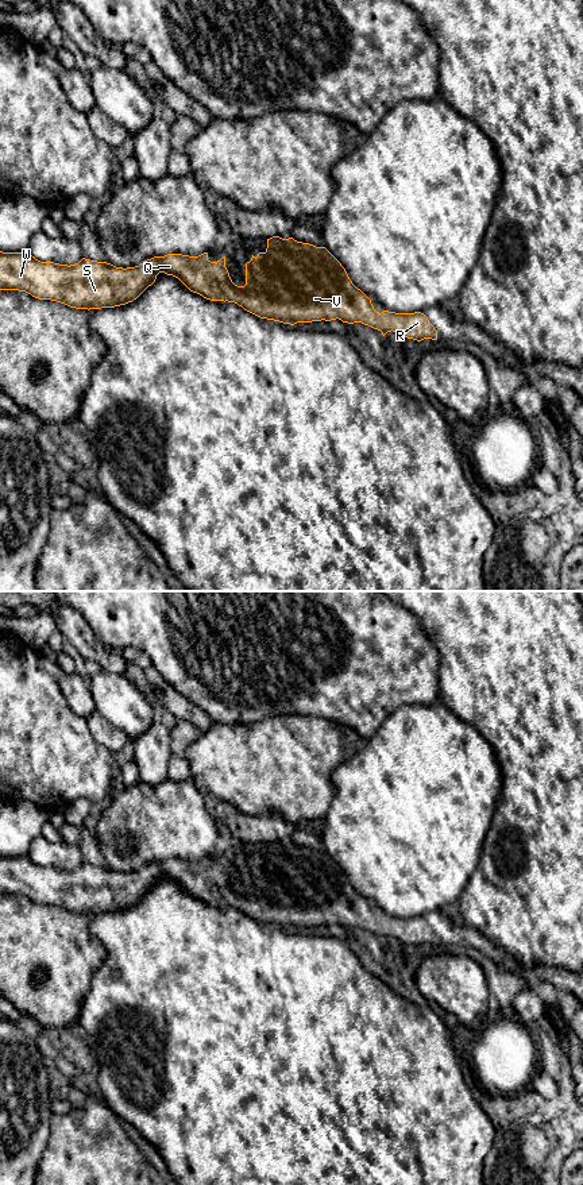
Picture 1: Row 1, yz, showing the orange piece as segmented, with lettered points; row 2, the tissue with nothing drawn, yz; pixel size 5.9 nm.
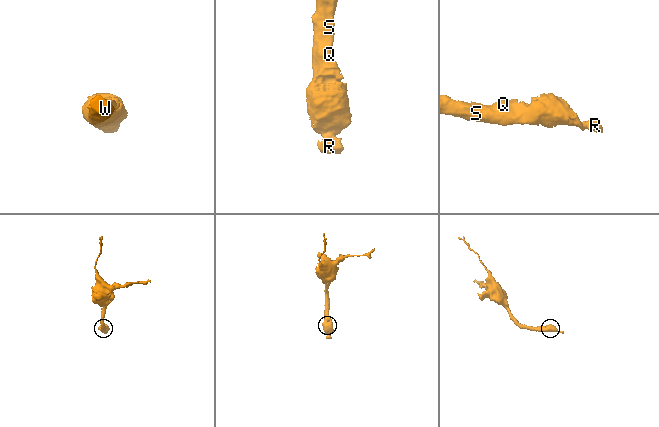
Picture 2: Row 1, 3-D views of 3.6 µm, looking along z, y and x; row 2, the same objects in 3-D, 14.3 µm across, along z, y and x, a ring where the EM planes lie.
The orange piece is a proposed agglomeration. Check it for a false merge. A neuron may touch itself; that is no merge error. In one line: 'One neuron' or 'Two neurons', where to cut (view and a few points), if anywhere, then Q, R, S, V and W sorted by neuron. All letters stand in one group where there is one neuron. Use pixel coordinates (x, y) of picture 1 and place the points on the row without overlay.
One neuron. No split. Groups: Q R S V W

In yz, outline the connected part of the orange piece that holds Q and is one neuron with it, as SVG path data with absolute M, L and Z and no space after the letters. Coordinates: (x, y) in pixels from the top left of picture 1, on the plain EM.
M293 842L267 844L267 853L246 868L246 889L232 887L225 872L225 861L217 866L208 864L208 857L198 861L167 858L154 861L135 872L116 872L107 866L82 862L76 869L40 866L28 856L0 856L0 895L19 895L39 904L51 904L76 914L101 914L126 910L136 904L157 880L165 877L178 883L190 896L211 906L235 907L244 915L267 925L294 930L297 927L341 925L343 927L362 927L378 934L385 941L395 937L401 942L421 946L437 945L437 935L421 916L395 918L377 916L371 904L350 884L341 868L325 853L297 846Z

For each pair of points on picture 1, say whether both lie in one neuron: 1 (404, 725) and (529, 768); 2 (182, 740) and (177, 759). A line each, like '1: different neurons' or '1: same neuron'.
1: different neurons
2: same neuron

